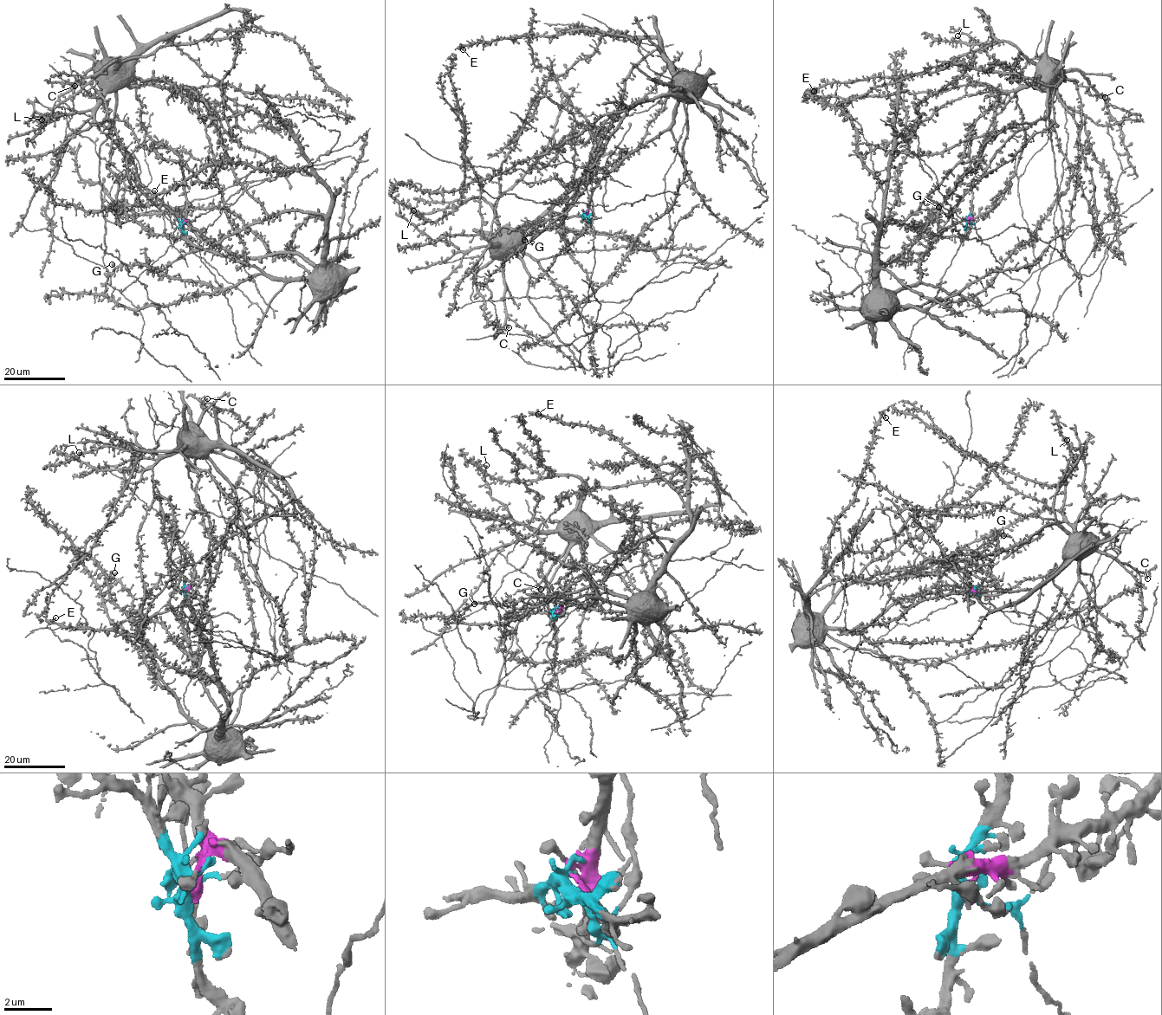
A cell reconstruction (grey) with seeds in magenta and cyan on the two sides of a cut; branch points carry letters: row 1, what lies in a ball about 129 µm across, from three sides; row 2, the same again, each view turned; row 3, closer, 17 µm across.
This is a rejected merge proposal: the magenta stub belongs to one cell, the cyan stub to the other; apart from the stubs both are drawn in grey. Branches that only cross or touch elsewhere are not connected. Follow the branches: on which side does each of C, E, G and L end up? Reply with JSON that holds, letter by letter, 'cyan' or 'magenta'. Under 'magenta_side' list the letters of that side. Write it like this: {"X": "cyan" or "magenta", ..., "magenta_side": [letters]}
{"C": "cyan", "E": "magenta", "G": "magenta", "L": "cyan", "magenta_side": ["E", "G"]}

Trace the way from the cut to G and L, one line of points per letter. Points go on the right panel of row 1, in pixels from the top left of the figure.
G: (968, 222), (934, 237), (916, 283), (883, 287), (879, 229), (887, 219), (921, 232), (938, 207)
L: (967, 222), (1012, 279), (1024, 281), (1065, 257), (1049, 92), (1012, 44), (957, 35)

